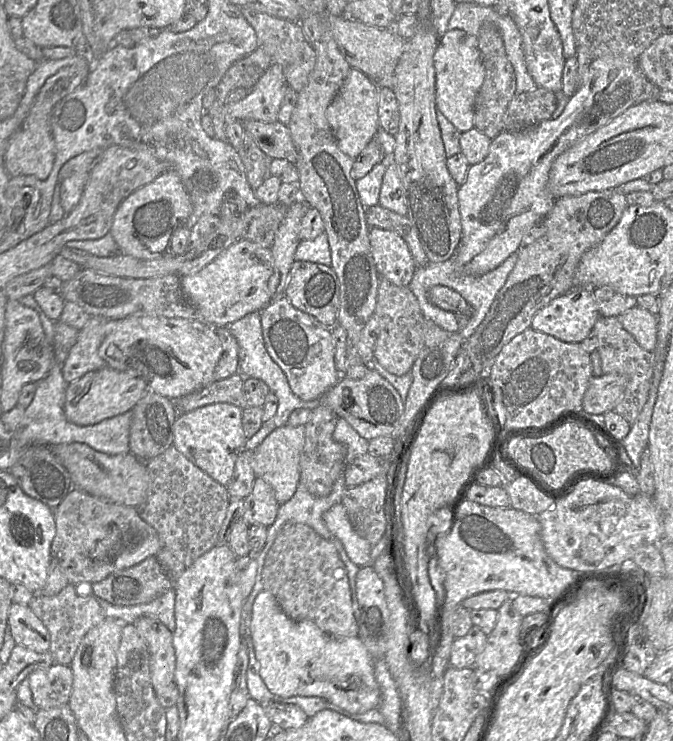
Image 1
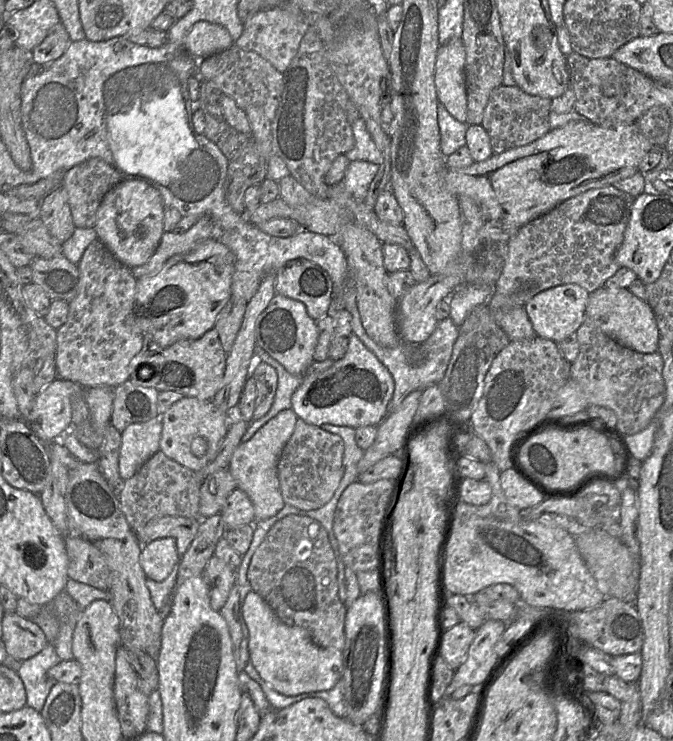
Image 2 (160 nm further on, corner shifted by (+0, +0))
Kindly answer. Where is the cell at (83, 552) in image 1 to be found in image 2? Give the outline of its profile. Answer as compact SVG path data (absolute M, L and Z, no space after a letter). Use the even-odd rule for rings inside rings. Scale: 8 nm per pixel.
M161 516L148 522L136 536L142 545L159 538L174 538L177 552L182 556L195 539L200 522L199 519L182 516Z

